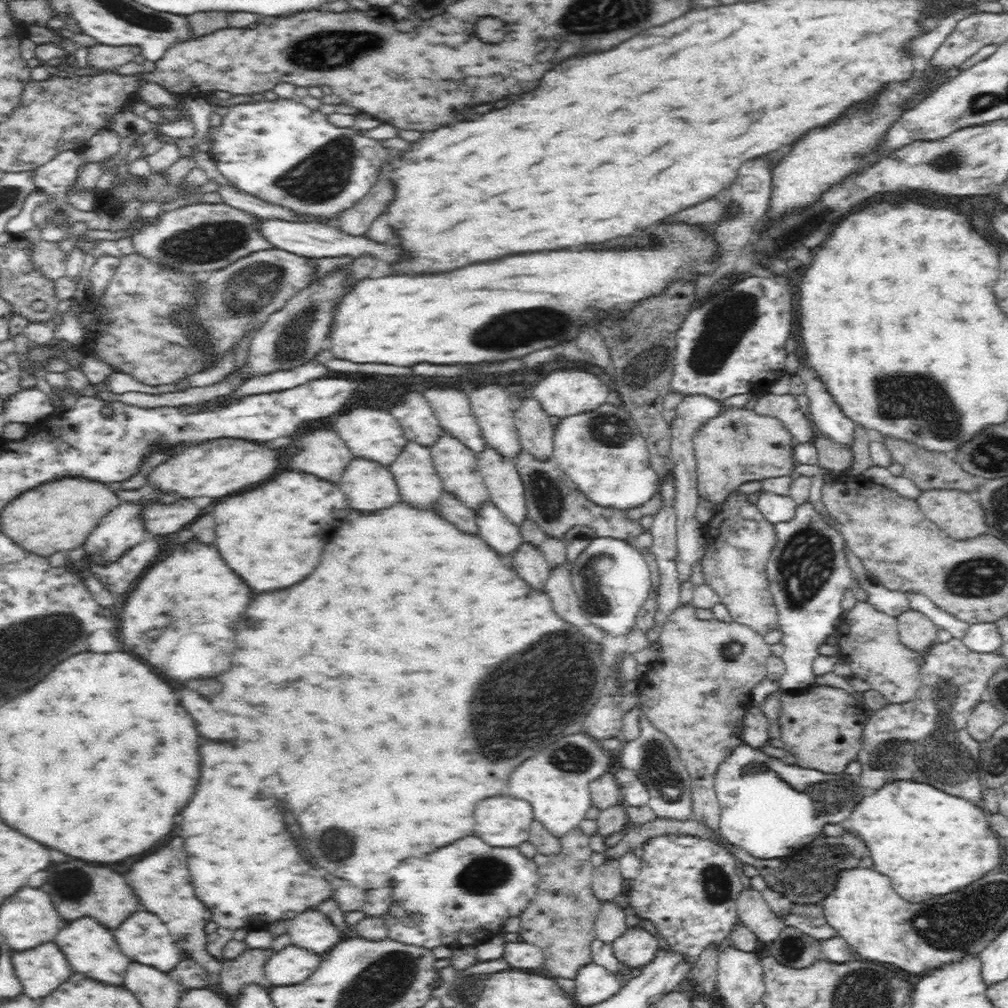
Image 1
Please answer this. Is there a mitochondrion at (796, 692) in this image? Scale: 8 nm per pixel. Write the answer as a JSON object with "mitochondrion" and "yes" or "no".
{"mitochondrion":"no"}

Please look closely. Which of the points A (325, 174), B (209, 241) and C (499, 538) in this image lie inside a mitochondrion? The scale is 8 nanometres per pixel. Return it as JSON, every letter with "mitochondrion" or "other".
{"A":"mitochondrion","B":"mitochondrion","C":"other"}

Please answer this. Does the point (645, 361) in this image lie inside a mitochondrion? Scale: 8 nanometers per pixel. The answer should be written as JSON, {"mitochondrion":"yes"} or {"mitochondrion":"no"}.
{"mitochondrion":"yes"}

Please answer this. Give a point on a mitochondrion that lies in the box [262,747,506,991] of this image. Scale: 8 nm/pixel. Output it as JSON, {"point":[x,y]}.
{"point":[339,841]}

